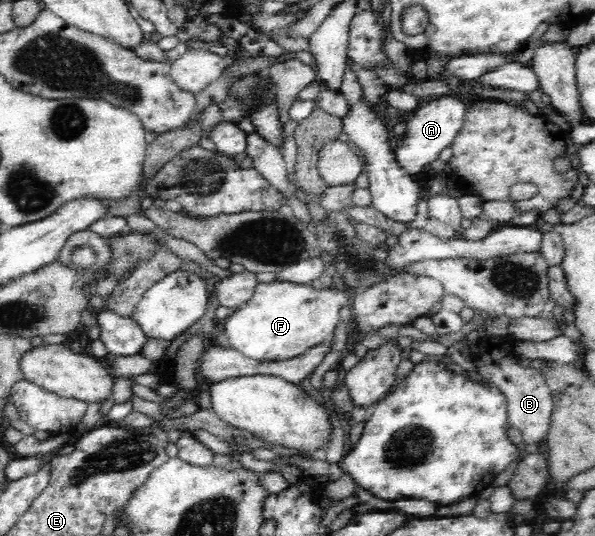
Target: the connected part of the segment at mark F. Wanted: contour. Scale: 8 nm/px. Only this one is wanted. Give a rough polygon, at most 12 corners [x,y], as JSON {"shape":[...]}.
{"shape":[[258,282],[220,324],[257,361],[333,338],[352,293]]}

